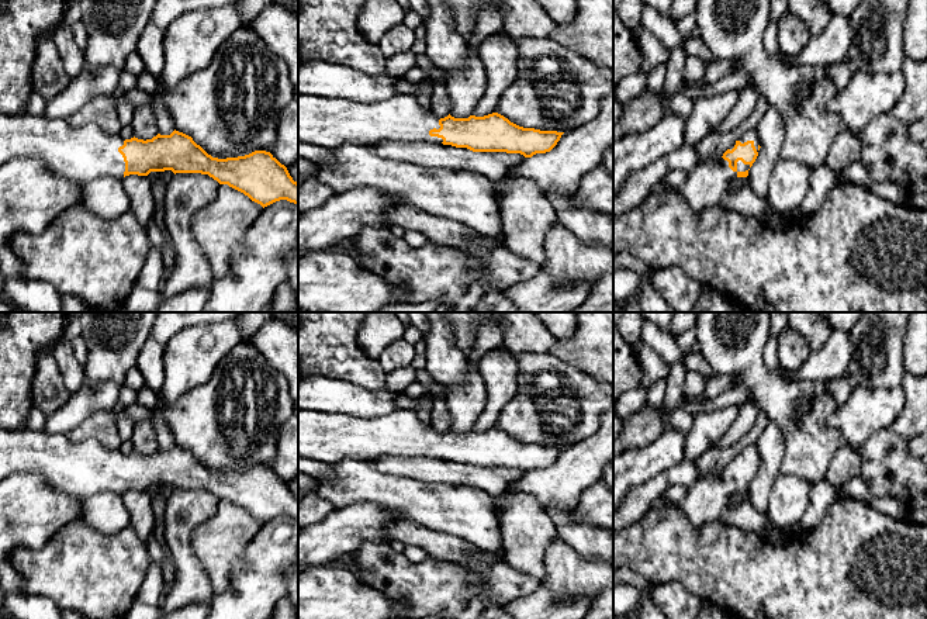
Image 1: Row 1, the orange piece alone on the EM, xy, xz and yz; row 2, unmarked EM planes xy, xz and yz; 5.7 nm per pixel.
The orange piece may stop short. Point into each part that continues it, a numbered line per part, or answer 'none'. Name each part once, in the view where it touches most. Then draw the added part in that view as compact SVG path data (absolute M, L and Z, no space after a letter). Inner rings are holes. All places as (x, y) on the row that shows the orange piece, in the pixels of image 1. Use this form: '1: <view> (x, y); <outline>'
1: yz (706, 183); M723 158L701 160L691 172L684 184L678 189L688 207L693 214L699 214L703 208L719 205L722 197L727 193L727 187L739 172L746 172L750 165L737 162L737 170L729 167L729 162Z

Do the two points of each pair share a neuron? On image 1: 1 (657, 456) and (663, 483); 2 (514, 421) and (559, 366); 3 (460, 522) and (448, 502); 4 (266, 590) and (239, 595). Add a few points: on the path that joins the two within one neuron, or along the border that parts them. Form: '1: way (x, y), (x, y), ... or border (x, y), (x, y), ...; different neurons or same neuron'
1: border (684, 459), (630, 488); different neurons
2: way (526, 403), (526, 377), (540, 366); same neuron
3: way (460, 518), (452, 507); same neuron
4: way (259, 590), (246, 595); same neuron

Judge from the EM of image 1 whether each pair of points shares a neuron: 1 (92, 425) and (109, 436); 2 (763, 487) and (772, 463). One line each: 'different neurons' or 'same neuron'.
1: same neuron
2: same neuron

